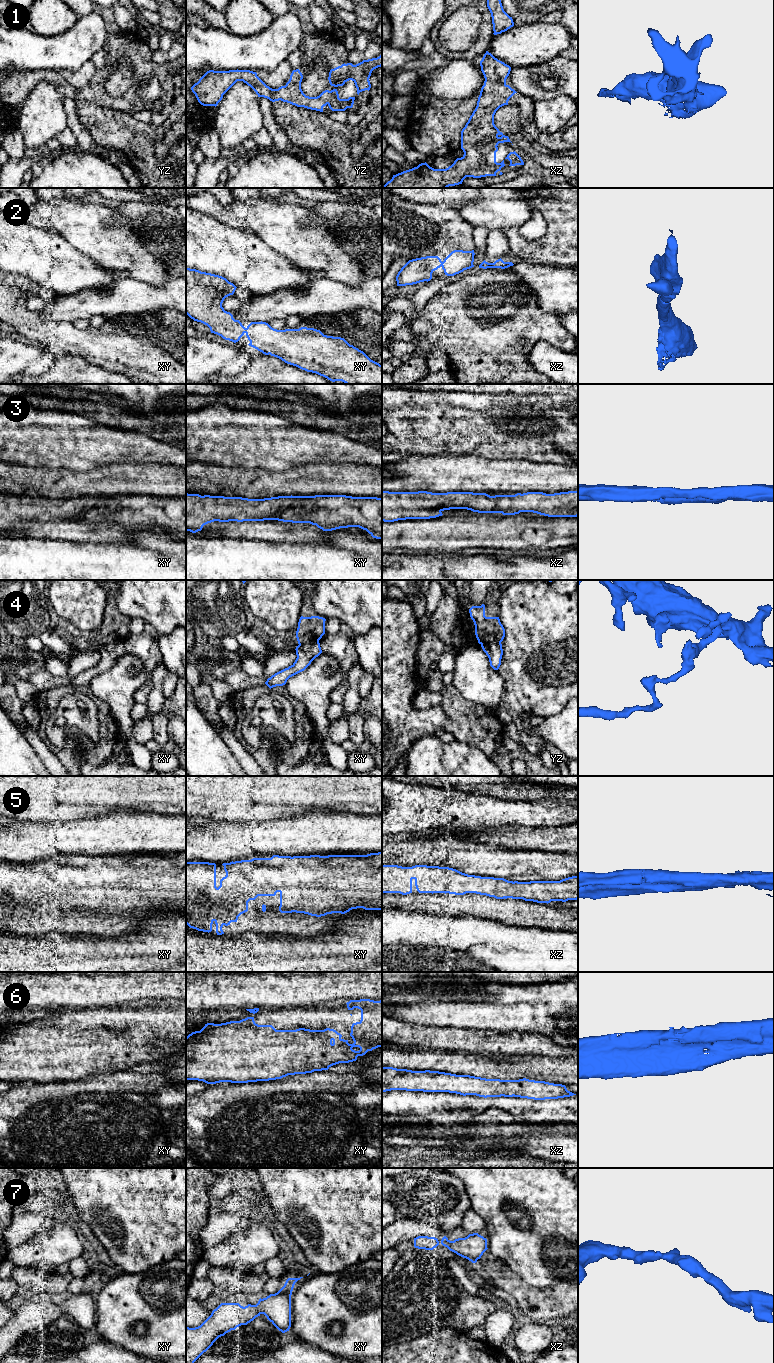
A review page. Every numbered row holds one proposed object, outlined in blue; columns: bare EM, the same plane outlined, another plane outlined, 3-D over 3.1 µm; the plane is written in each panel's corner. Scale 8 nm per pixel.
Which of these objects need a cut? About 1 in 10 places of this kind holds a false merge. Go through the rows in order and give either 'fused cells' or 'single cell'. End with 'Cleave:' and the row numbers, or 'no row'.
1: single cell
2: single cell
3: single cell
4: fused cells
5: single cell
6: single cell
7: single cell
Cleave: 4

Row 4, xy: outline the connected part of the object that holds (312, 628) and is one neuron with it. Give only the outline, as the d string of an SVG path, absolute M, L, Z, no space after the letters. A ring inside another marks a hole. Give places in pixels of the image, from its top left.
M301 616L296 631L298 644L302 645L309 641L319 641L325 634L325 621L325 618L319 616Z

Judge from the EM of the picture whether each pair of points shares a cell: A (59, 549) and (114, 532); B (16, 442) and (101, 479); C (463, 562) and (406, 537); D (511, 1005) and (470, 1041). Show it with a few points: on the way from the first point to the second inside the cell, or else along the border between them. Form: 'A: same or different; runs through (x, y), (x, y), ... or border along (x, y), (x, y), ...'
A: different; border along (59, 538), (105, 545)
B: different; border along (114, 462), (87, 471)
C: different; border along (432, 552), (442, 556)
D: different; border along (460, 1027), (506, 1032)

